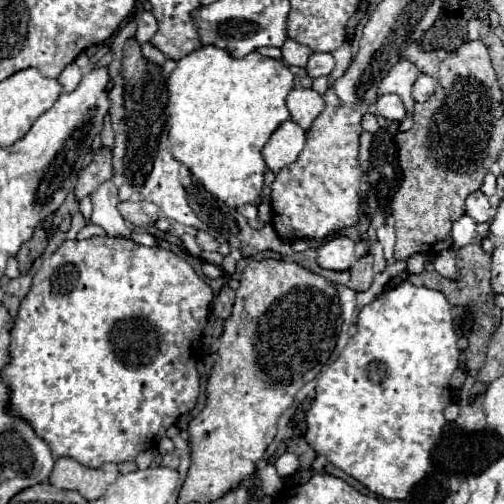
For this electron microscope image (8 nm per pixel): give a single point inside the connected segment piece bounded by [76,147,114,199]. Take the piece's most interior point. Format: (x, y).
(100, 170)

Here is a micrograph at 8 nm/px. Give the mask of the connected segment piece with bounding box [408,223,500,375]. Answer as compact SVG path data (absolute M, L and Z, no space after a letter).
M480 223L476 227L476 231L478 231L476 241L458 251L458 277L456 279L452 279L452 281L444 279L434 269L424 269L418 275L414 275L414 273L408 275L410 283L424 285L424 287L430 287L430 289L440 289L452 305L468 305L468 309L472 311L474 329L472 329L472 335L470 335L468 349L466 349L466 367L468 367L470 375L476 375L482 369L484 357L486 357L486 345L488 345L488 341L490 341L490 337L492 337L492 333L494 333L494 329L498 327L498 321L500 321L500 309L496 309L496 305L494 305L494 291L492 291L492 285L490 285L490 255L484 253L482 247L480 247L480 241L488 235L488 223Z

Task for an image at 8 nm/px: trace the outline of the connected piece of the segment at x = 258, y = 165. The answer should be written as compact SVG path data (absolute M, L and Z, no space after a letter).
M204 45L176 61L176 69L168 77L166 87L170 97L168 139L172 155L192 171L192 175L206 187L206 191L222 199L226 205L240 207L246 203L254 203L262 191L266 171L266 163L260 151L274 129L278 129L282 121L290 119L290 113L286 109L286 95L294 87L294 75L290 73L290 69L282 61L264 57L258 51L236 59L226 53L226 49Z

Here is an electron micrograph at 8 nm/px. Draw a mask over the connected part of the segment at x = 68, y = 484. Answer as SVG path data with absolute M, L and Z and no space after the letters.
M60 457L50 475L50 483L58 489L74 489L88 501L96 501L104 497L108 485L112 485L118 475L120 473L114 463L104 463L102 467L90 469L72 457Z

